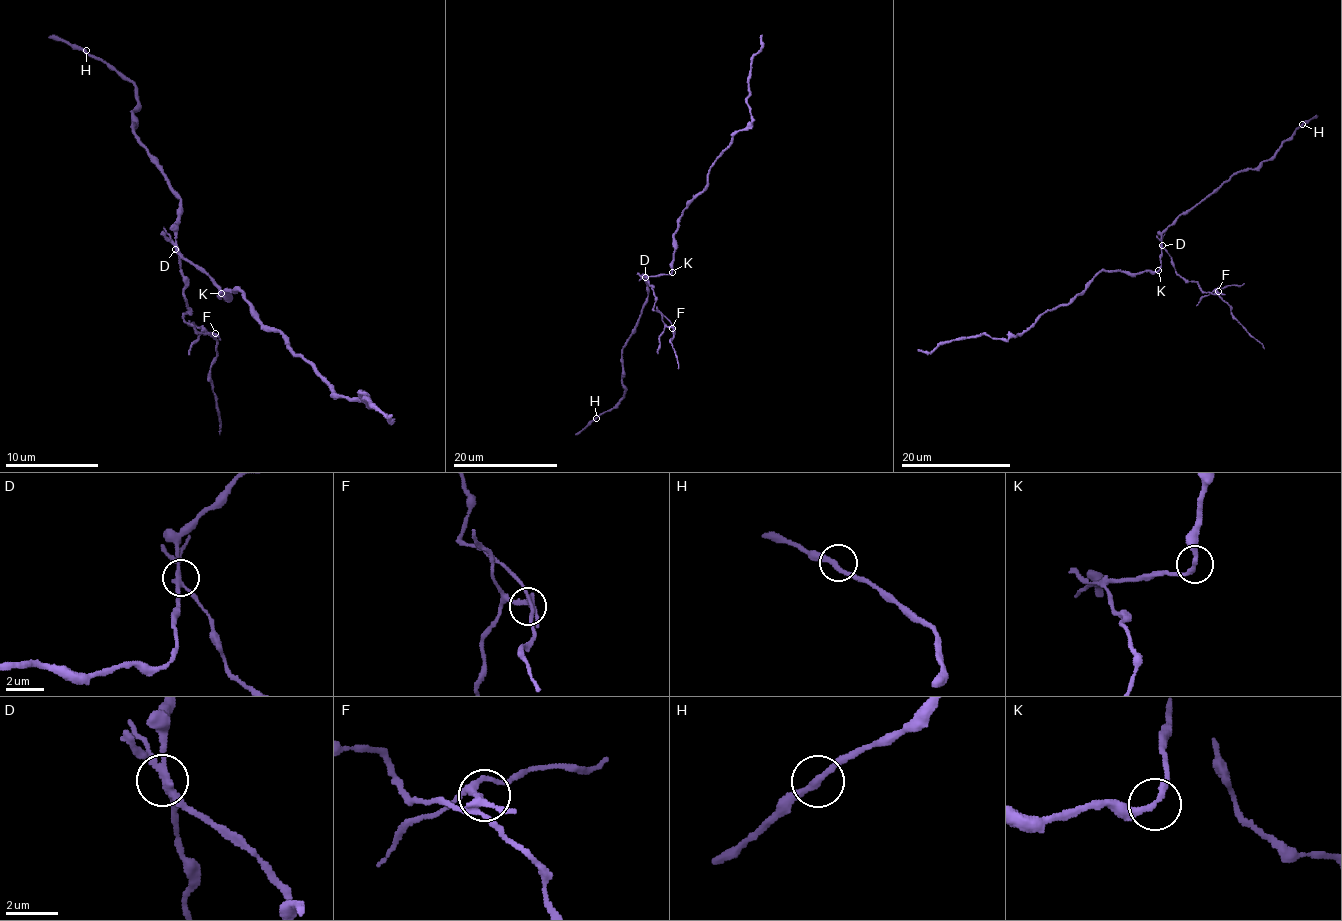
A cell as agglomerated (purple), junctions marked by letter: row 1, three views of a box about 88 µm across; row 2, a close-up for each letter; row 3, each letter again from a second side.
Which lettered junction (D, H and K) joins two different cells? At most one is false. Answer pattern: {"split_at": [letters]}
{"split_at": ["D"]}

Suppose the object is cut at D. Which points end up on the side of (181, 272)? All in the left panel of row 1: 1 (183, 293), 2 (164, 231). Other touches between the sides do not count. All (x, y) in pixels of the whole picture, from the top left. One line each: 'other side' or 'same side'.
1: same side
2: same side

